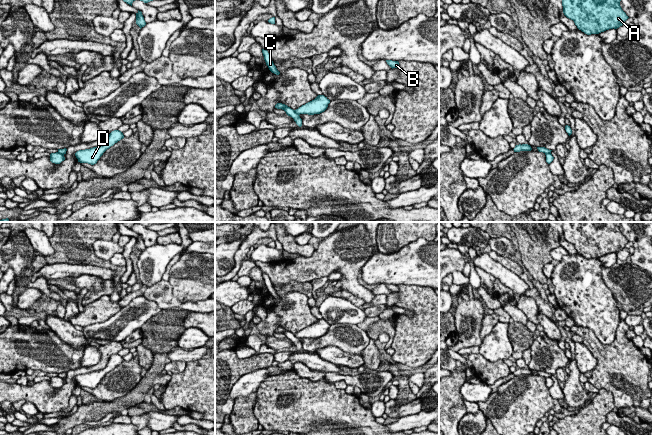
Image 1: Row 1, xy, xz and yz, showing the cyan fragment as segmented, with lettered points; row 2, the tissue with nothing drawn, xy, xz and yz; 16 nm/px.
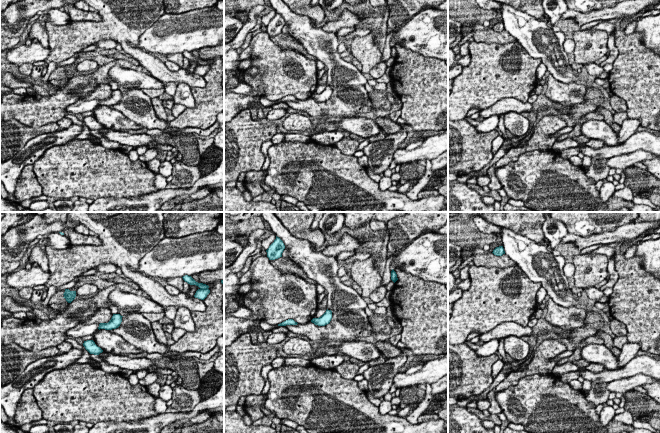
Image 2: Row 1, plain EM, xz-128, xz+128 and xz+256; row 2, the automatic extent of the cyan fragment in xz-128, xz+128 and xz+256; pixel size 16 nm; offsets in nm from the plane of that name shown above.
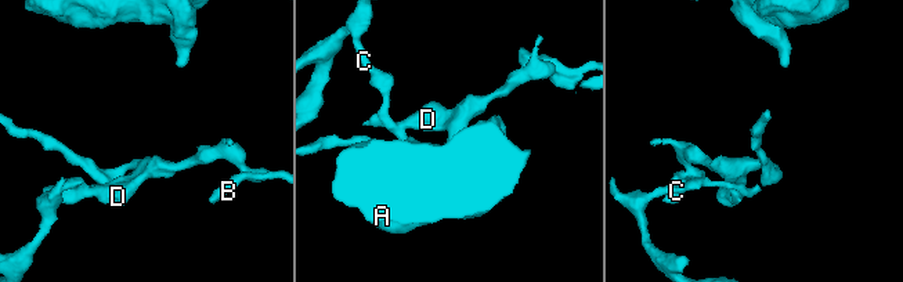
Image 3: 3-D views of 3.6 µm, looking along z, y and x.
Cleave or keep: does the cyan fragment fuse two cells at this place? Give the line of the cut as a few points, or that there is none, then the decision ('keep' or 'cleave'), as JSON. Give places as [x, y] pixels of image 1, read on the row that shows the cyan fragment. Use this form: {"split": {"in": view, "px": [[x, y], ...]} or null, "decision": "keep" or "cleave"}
{"split": {"in": "xz", "px": [[293, 110], [299, 114]]}, "decision": "cleave"}

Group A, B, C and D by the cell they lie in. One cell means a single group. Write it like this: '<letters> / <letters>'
A B C / D

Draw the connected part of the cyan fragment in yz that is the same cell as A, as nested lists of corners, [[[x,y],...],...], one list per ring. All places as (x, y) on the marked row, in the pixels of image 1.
[[[562,0],[564,15],[573,20],[579,30],[587,35],[617,29],[629,18],[620,6],[621,0]]]

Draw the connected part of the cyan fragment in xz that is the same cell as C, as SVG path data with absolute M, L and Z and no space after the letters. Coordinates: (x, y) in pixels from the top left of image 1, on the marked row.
M262 49L262 53L263 53L264 60L265 60L266 65L268 66L269 70L274 74L279 75L280 72L277 70L276 66L274 65L272 58L269 55L268 51L265 49Z

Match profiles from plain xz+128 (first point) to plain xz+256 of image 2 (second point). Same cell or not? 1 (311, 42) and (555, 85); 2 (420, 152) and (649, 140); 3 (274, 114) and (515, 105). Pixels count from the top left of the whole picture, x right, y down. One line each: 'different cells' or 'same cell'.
1: different cells
2: different cells
3: different cells

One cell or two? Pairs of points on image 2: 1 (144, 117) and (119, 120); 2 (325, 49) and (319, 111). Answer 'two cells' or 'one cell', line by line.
1: two cells
2: two cells

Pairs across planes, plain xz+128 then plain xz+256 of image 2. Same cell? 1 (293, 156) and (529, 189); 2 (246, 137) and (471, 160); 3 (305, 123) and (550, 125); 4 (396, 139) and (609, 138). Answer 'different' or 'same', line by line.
1: same
2: same
3: different
4: different

